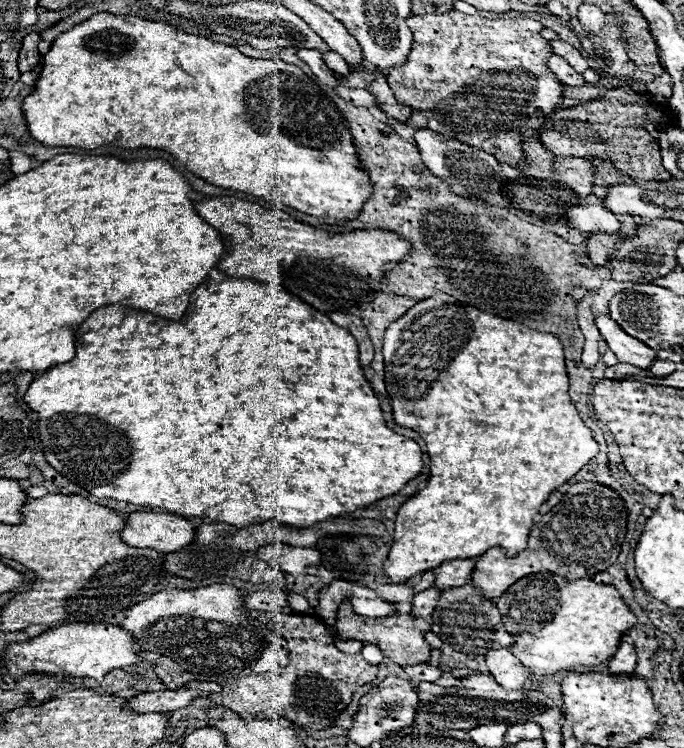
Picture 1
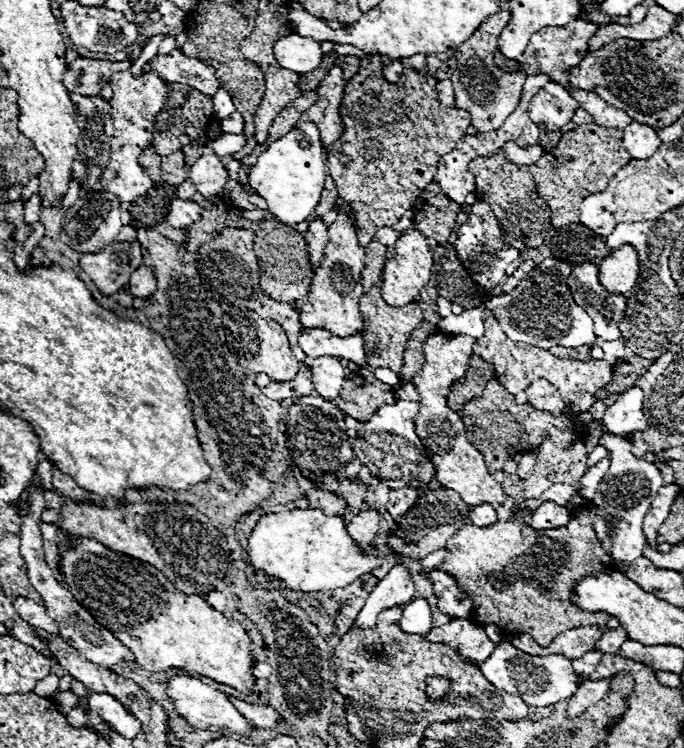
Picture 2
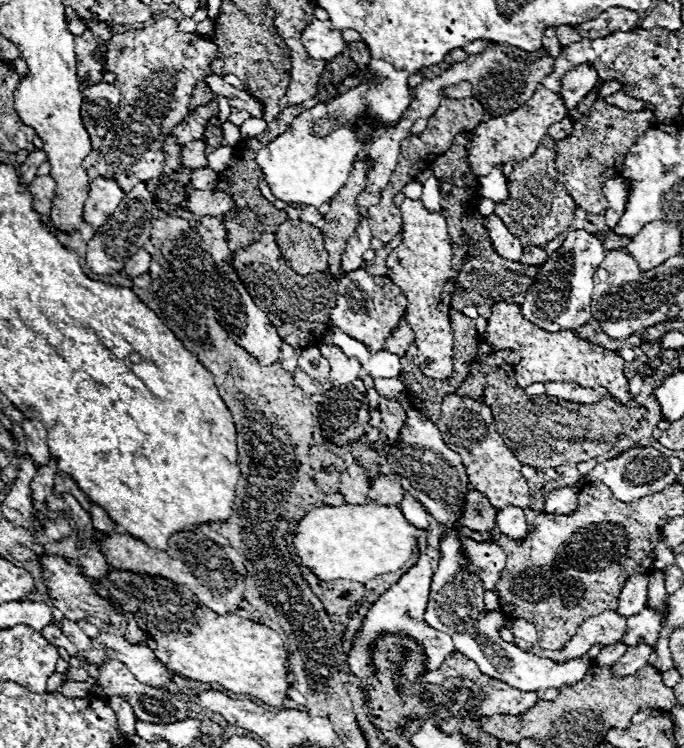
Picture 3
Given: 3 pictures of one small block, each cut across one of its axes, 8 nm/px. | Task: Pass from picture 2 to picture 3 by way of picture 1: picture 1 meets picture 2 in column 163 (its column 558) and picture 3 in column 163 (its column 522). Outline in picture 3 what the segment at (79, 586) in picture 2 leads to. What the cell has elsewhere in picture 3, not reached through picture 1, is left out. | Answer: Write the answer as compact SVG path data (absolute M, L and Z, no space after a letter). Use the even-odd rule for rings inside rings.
M110 566L108 574L94 578L98 596L120 604L124 614L132 614L138 626L148 634L146 644L152 646L156 658L178 676L216 682L236 694L250 694L256 700L280 708L290 682L286 676L284 640L264 624L240 618L236 614L216 614L198 604L198 598L184 586L178 586L160 576L134 574Z

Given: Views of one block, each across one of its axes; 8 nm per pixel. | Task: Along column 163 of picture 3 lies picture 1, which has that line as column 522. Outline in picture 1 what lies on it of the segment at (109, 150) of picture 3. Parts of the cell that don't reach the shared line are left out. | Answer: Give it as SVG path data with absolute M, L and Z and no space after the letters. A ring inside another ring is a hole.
M458 10L410 16L406 24L412 30L412 50L402 66L388 72L388 84L394 90L396 100L404 102L412 112L422 112L428 118L428 130L456 138L472 148L480 148L512 168L524 168L526 156L520 144L528 138L540 136L544 122L560 108L564 96L564 84L548 70L548 58L554 52L548 40L540 34L544 24L532 18L494 20L484 16L468 16Z

